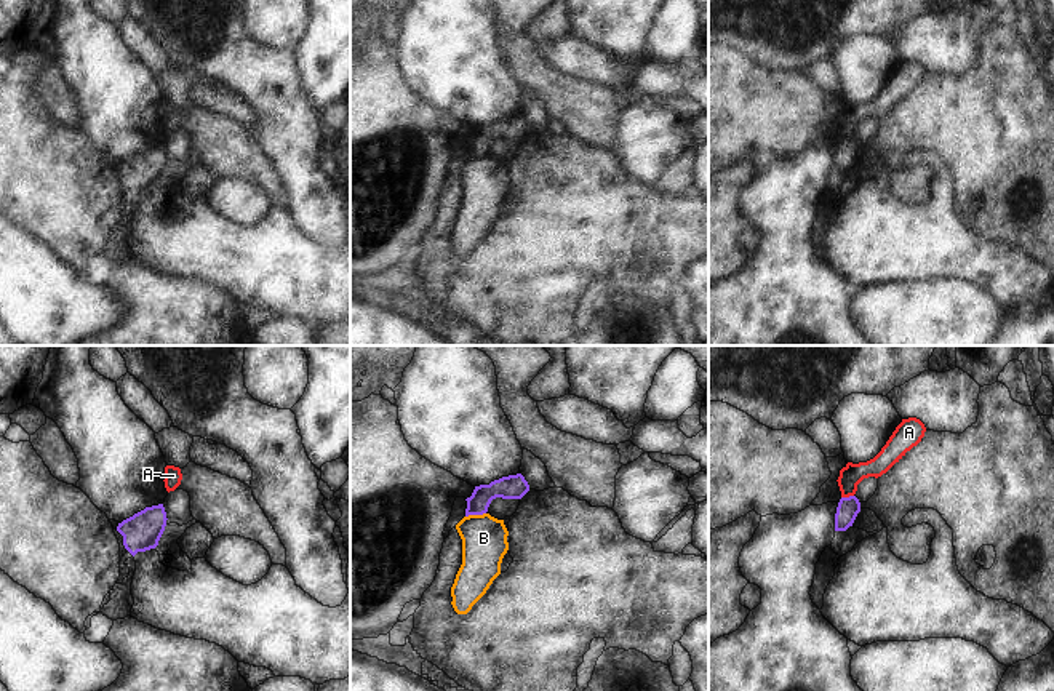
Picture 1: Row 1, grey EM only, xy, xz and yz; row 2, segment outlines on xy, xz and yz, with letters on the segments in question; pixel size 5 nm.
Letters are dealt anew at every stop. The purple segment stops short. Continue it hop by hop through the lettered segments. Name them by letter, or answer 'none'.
none

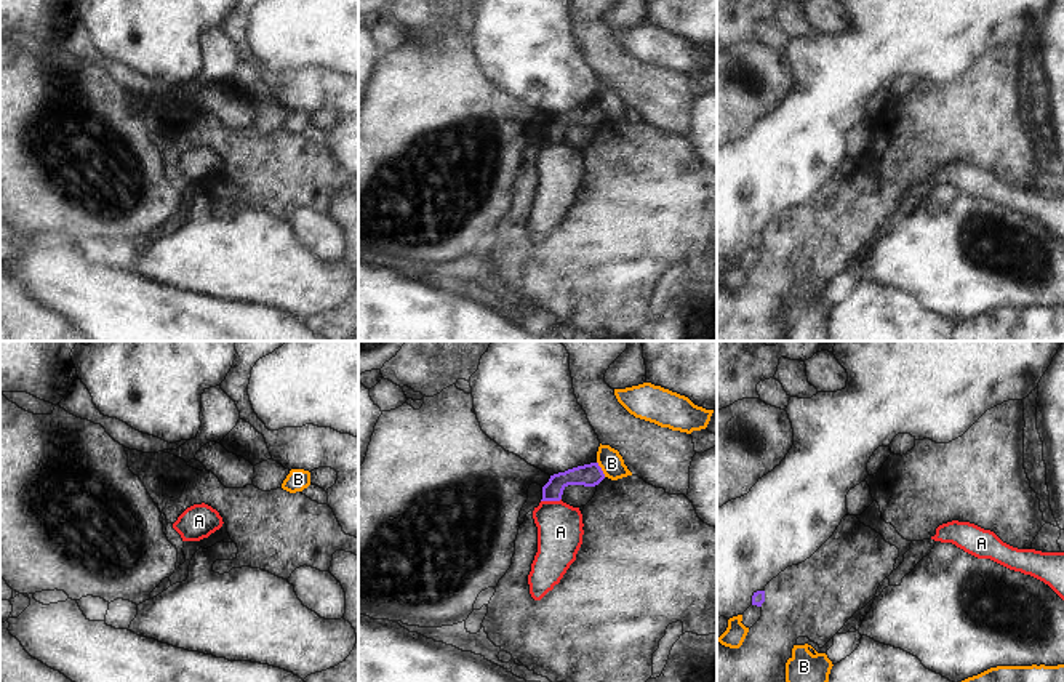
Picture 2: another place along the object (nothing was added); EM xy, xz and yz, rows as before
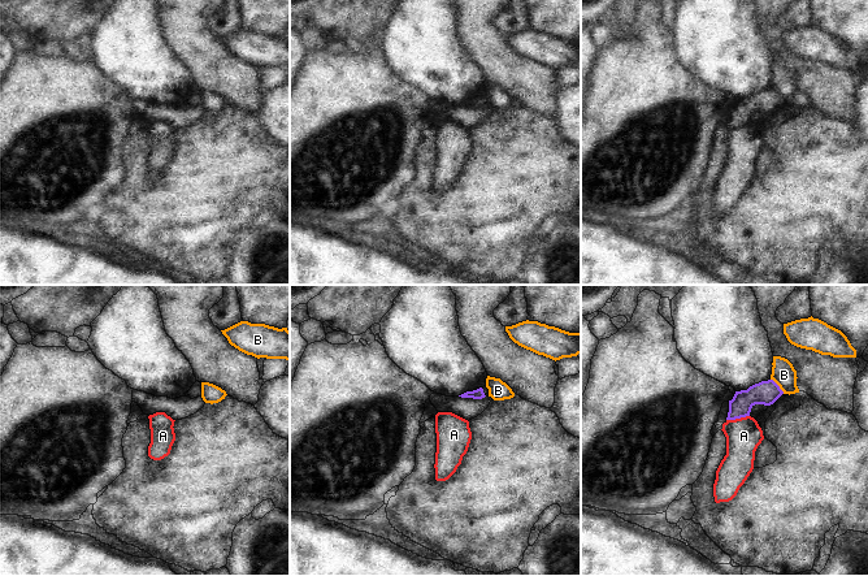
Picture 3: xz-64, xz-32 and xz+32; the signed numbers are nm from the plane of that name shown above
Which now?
none

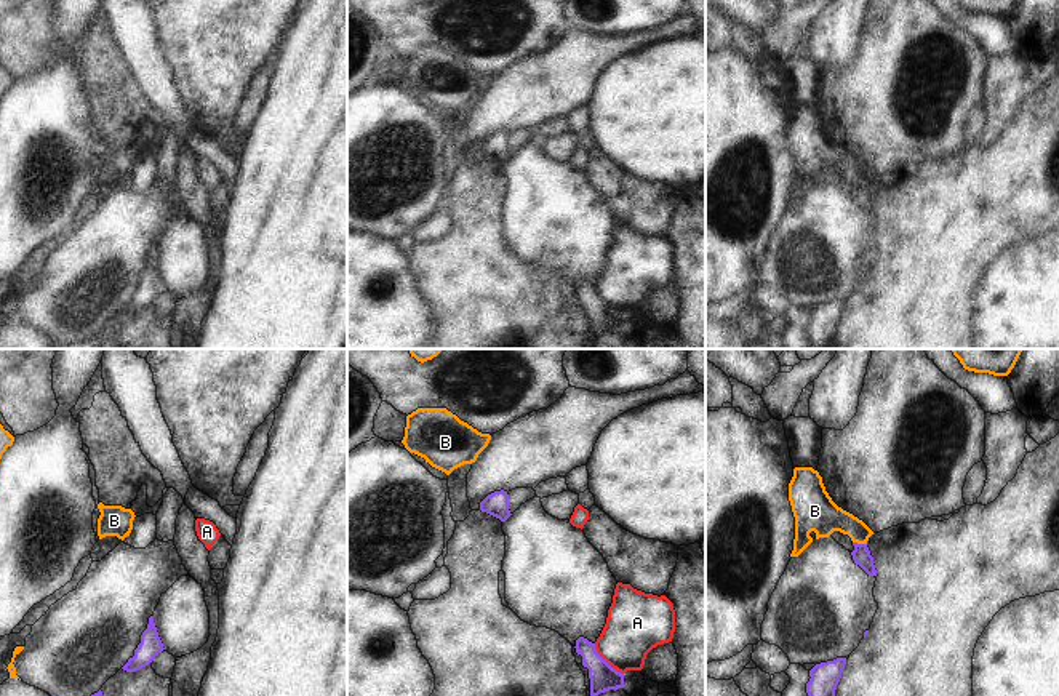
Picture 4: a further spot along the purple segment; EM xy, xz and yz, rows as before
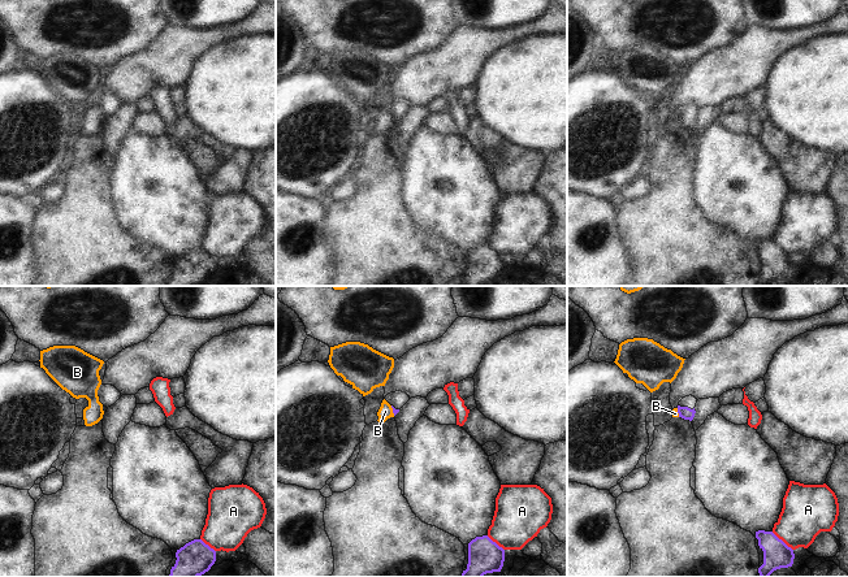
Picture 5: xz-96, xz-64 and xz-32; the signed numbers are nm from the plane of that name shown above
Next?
none

